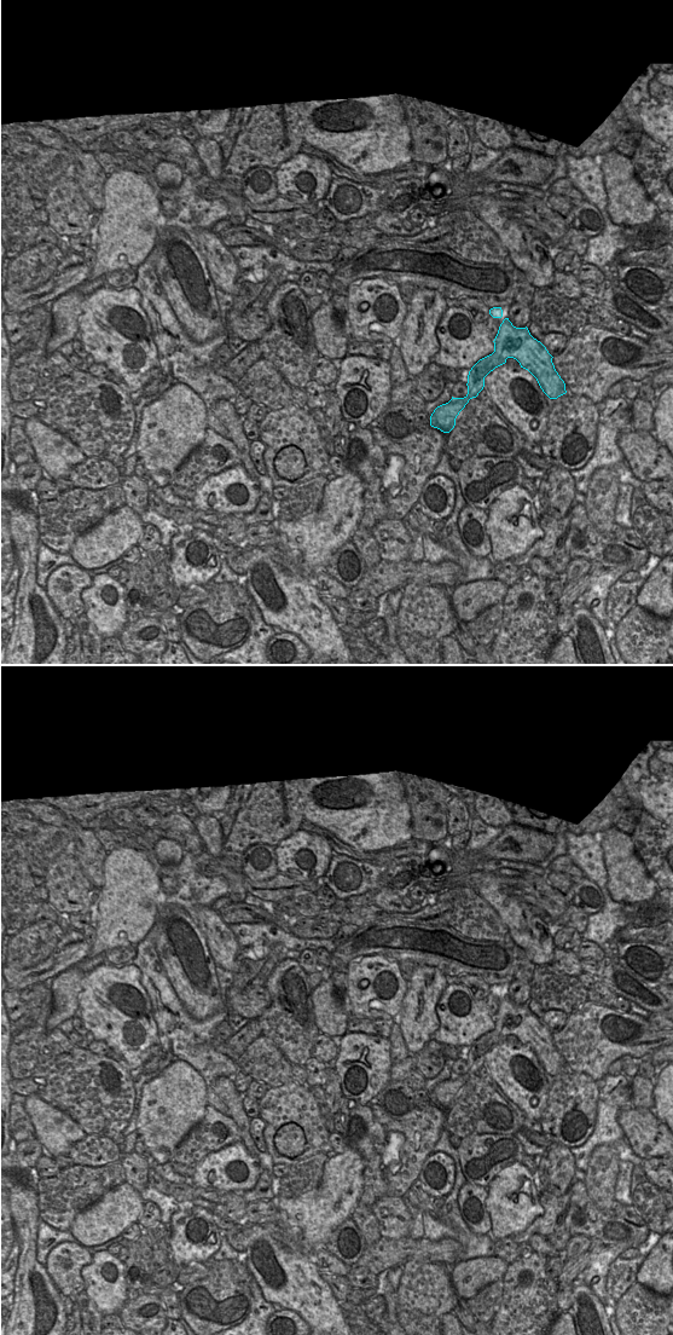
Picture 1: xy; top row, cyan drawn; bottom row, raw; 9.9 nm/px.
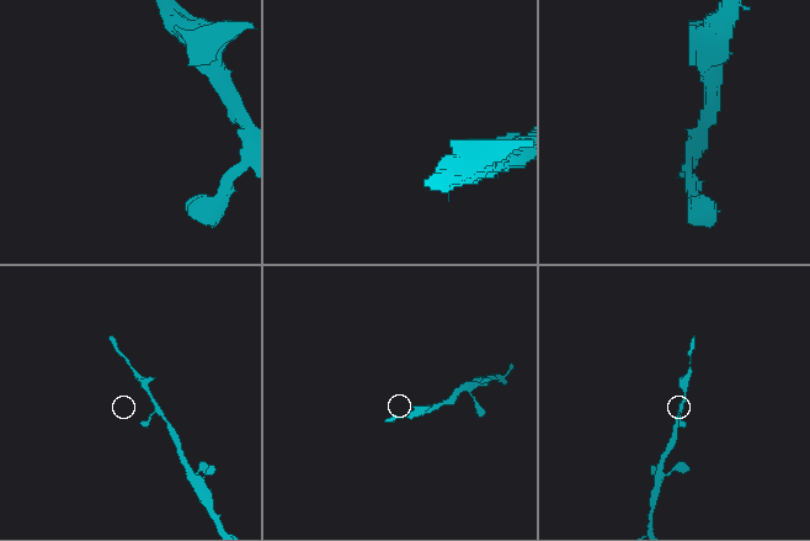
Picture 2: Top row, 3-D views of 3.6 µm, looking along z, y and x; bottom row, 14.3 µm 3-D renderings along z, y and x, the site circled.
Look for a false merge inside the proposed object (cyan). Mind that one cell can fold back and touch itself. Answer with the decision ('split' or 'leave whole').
leave whole

